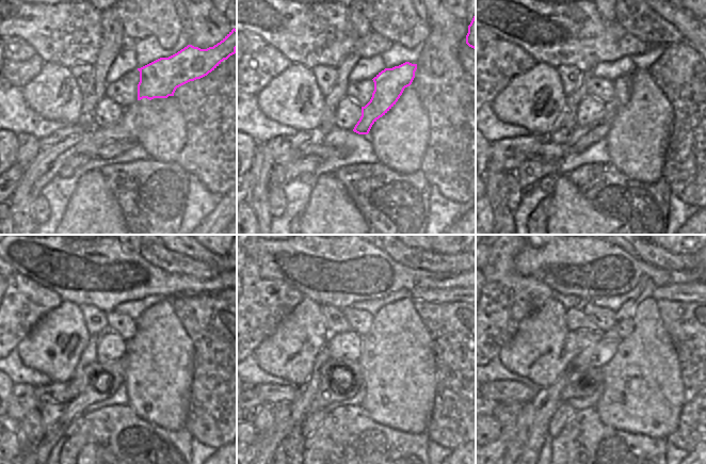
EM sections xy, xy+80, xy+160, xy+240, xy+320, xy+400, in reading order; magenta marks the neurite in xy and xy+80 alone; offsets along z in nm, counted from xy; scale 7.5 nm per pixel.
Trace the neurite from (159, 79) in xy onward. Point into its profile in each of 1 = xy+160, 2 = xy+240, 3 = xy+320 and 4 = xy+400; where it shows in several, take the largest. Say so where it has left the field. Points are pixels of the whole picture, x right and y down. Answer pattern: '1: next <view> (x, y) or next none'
1: next xy+160 (582, 137)
2: next xy+240 (100, 381)
3: next xy+320 (340, 380)
4: next xy+400 (581, 382)

